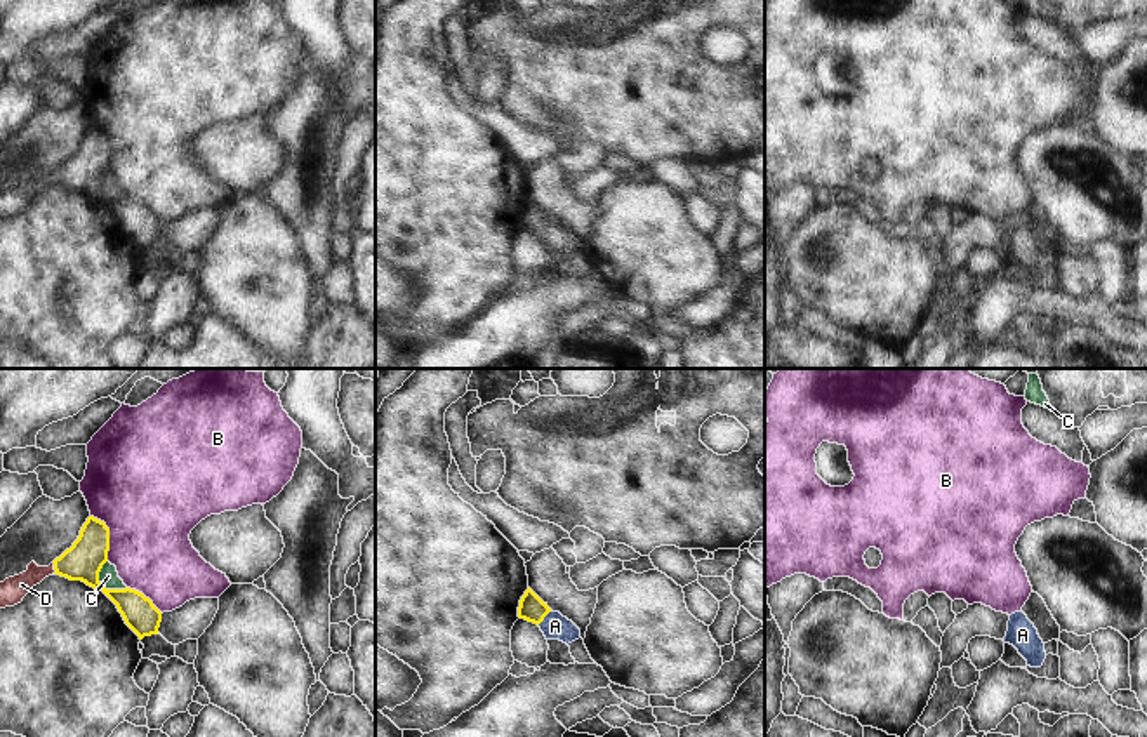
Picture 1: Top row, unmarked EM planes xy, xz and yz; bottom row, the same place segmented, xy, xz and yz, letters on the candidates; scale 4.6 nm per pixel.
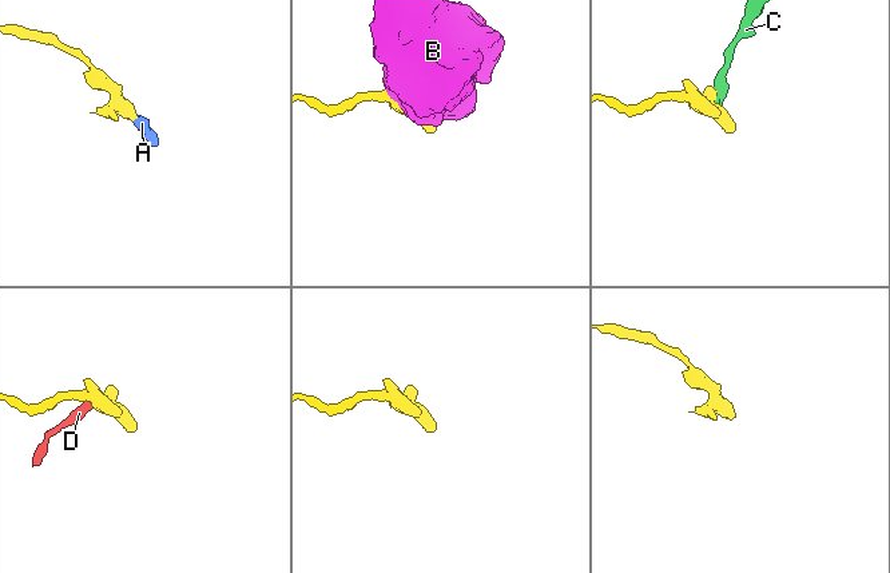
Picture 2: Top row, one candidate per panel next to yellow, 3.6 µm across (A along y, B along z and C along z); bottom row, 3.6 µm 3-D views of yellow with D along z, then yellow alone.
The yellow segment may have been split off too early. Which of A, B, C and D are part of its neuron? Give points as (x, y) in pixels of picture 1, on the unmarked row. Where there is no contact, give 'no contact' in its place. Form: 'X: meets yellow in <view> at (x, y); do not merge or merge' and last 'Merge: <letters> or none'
A: meets yellow in xz at (544, 226); merge
B: meets yellow in xy at (108, 146); do not merge
C: meets yellow in xy at (99, 193); do not merge
D: meets yellow in xy at (54, 178); merge
Merge: A, D

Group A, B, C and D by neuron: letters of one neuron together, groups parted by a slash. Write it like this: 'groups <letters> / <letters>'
groups A D / B / C

